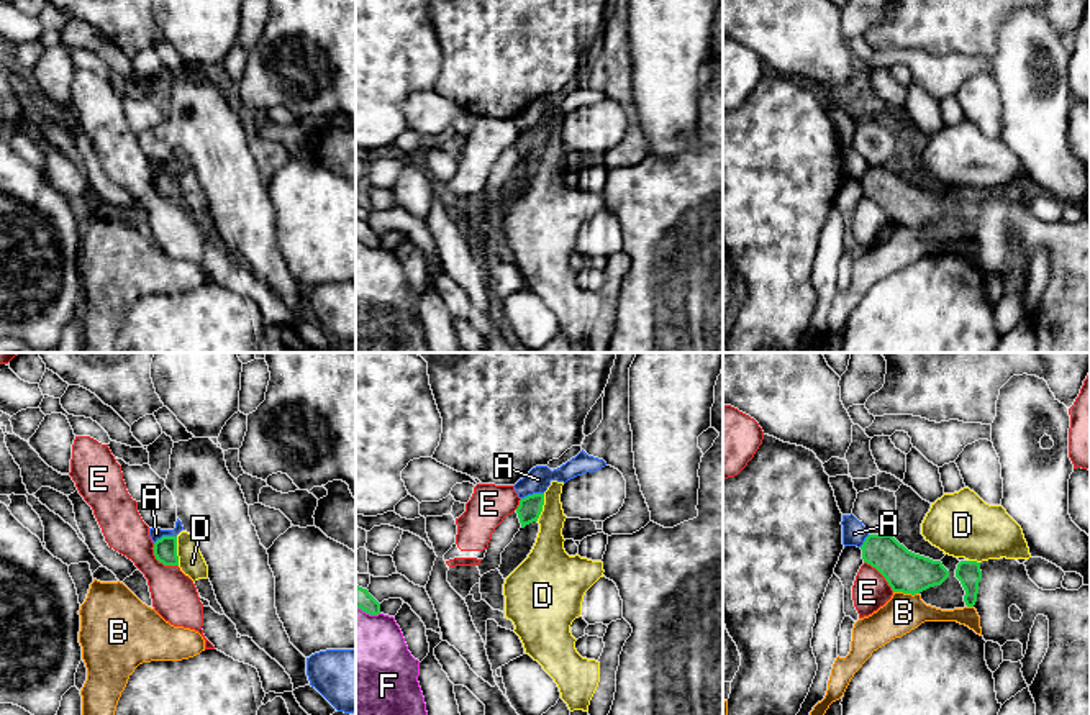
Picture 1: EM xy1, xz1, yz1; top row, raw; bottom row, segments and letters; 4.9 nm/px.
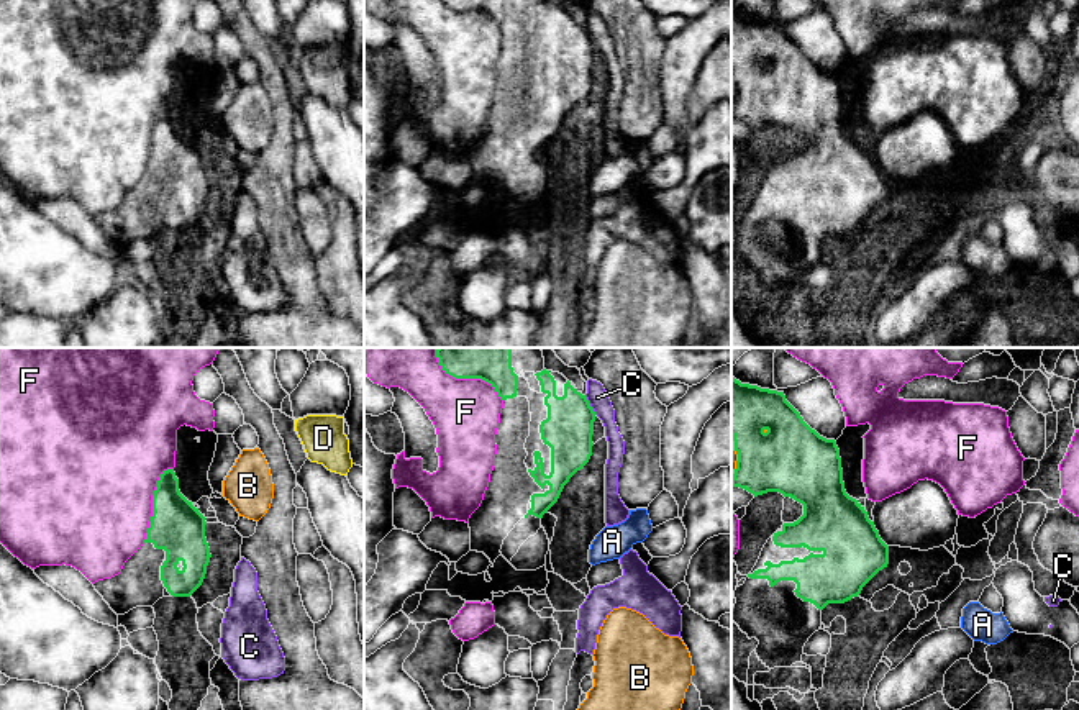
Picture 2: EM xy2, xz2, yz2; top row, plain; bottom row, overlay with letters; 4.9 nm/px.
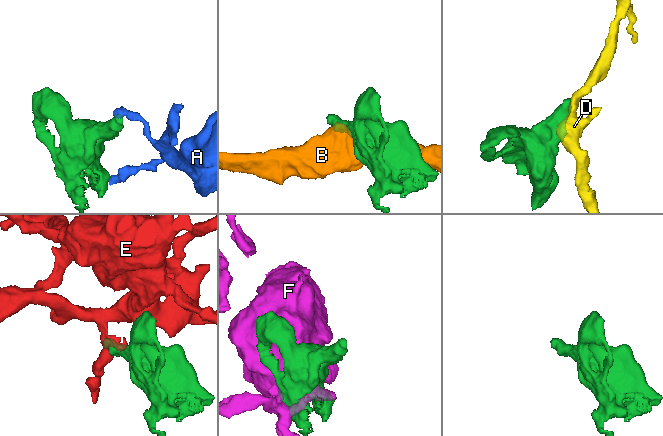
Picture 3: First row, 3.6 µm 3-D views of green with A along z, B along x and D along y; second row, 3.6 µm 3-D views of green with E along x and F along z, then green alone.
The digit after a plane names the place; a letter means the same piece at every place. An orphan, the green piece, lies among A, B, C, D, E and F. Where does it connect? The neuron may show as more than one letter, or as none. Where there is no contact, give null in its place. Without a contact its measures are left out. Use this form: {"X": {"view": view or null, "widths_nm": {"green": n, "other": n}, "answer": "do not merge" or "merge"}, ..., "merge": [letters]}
{"A": {"view": "xy1", "widths_nm": {"green": 110, "other": 60}, "answer": "do not merge"}, "B": {"view": "yz1", "widths_nm": {"green": 200, "other": 190}, "answer": "do not merge"}, "C": {"view": "xz2", "widths_nm": {"green": 240, "other": 100}, "answer": "do not merge"}, "D": {"view": "xy1", "widths_nm": {"green": 110, "other": 130}, "answer": "do not merge"}, "E": {"view": "xy1", "widths_nm": {"green": 110, "other": 220}, "answer": "do not merge"}, "F": {"view": "xz2", "widths_nm": {"green": 300, "other": 340}, "answer": "do not merge"}, "merge": []}

